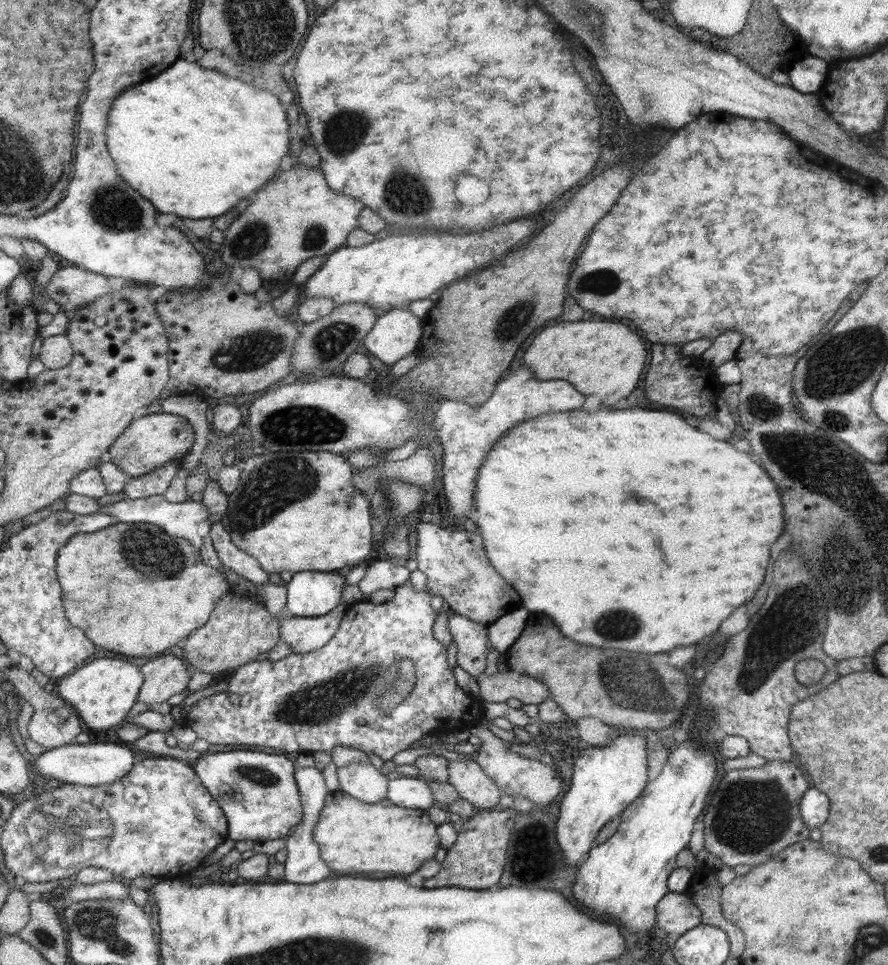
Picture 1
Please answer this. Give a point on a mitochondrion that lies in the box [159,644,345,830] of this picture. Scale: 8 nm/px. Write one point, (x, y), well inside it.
(267, 779)

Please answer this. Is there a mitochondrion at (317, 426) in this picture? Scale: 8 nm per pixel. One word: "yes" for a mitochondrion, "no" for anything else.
yes

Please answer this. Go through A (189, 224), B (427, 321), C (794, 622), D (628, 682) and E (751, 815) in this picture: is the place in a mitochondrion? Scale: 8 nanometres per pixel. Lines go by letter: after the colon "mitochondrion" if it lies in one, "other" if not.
A: other
B: other
C: mitochondrion
D: mitochondrion
E: mitochondrion

